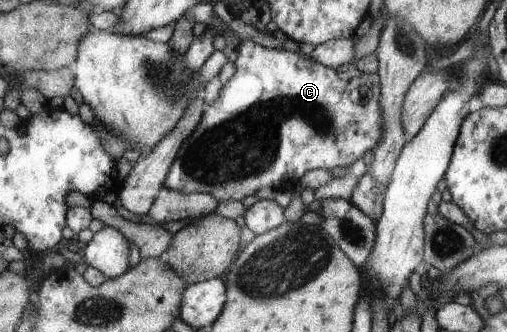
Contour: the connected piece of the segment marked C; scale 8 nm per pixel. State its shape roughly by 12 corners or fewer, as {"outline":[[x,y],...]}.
{"outline":[[251,39],[163,187],[292,191],[379,143],[380,78]]}

